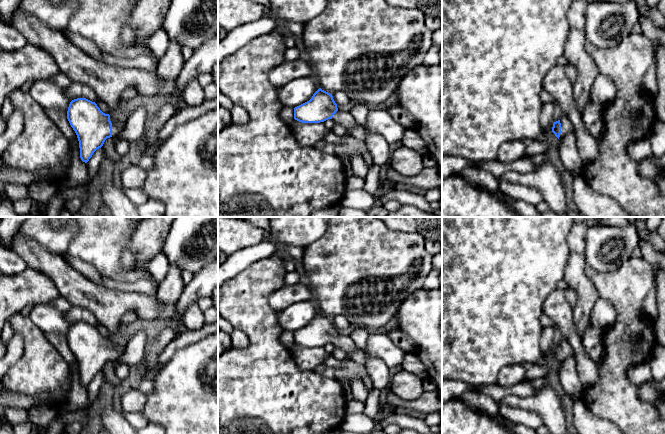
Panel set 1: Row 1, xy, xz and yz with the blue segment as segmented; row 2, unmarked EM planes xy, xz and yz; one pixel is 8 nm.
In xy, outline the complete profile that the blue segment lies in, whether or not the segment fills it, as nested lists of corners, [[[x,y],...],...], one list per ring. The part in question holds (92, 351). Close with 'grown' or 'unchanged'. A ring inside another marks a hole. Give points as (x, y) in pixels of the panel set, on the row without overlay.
[[[77,322],[70,326],[67,343],[77,359],[80,382],[85,387],[103,370],[107,362],[121,364],[126,350],[121,344],[103,337],[95,326],[86,322]]]; grown

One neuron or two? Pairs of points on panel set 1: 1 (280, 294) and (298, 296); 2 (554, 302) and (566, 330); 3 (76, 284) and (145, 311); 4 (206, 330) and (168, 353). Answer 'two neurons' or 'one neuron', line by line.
1: one neuron
2: one neuron
3: one neuron
4: one neuron

